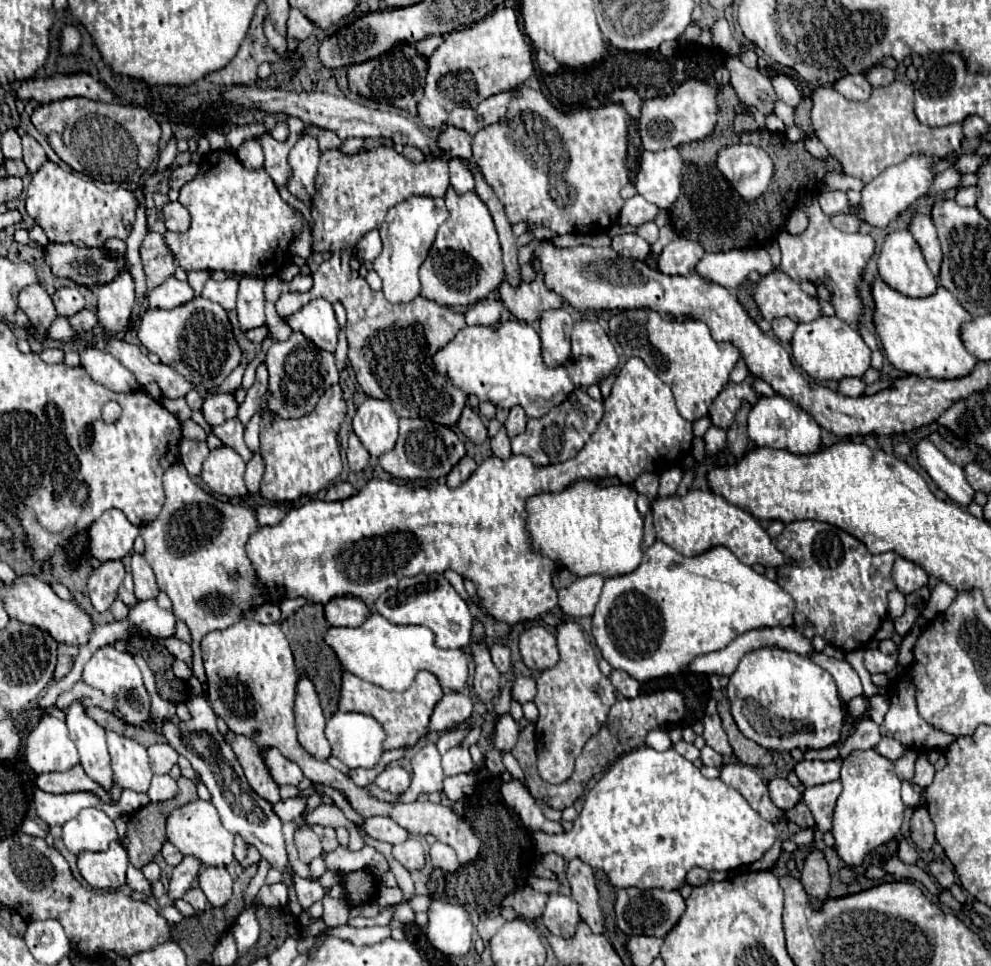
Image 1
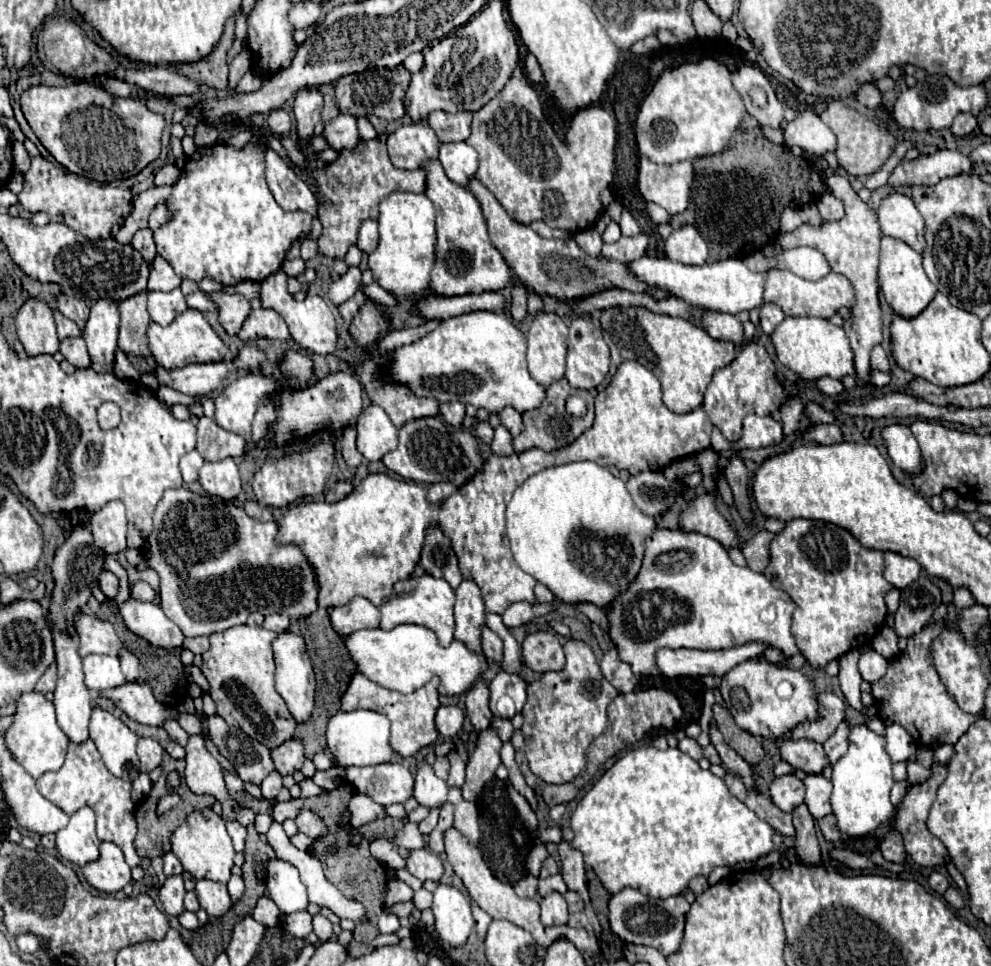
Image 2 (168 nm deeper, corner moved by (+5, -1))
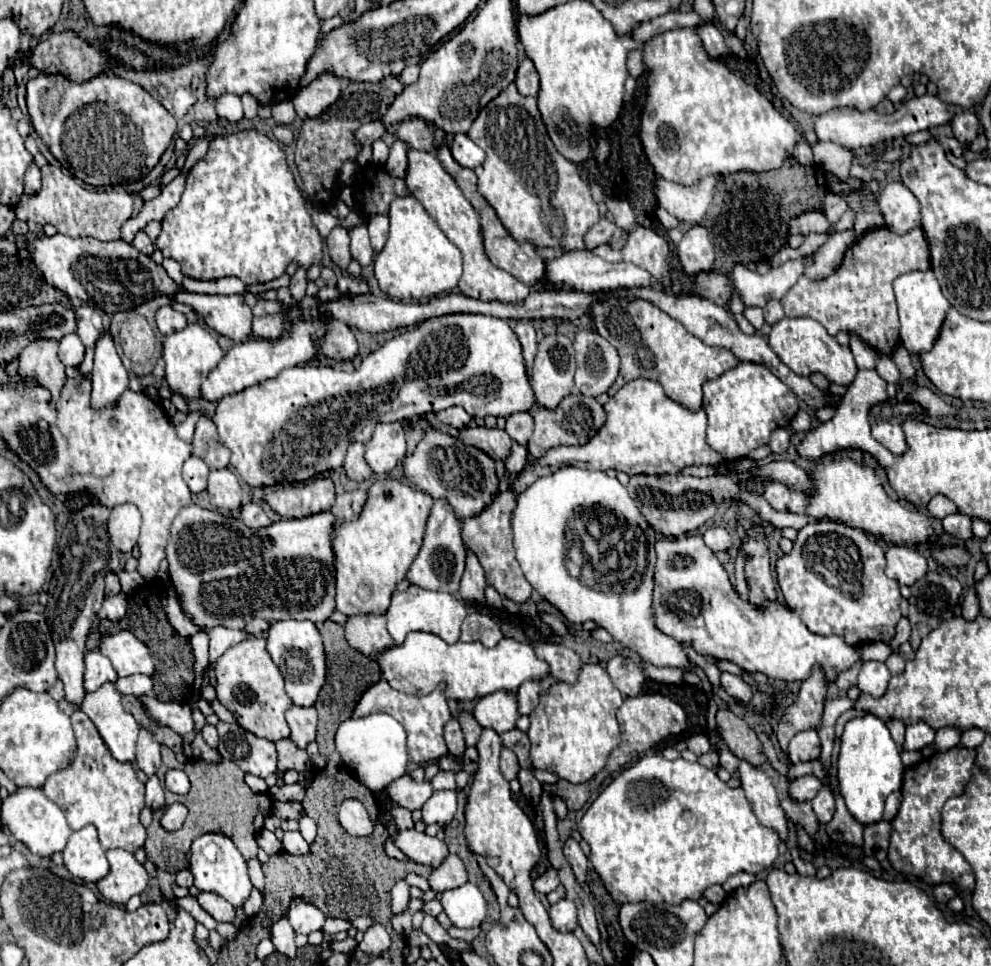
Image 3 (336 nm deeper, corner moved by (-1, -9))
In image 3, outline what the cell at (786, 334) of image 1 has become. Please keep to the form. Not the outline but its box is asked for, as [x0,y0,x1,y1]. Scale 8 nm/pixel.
[764,300,784,324]

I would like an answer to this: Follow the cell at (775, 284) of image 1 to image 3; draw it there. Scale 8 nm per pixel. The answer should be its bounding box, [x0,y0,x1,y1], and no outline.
[780,228,930,356]

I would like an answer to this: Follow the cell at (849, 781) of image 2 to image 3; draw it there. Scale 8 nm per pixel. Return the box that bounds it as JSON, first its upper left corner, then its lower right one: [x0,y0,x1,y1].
[838,714,904,824]

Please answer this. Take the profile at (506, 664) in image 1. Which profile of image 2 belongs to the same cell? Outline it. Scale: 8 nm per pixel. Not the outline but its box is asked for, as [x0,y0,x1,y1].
[482,628,504,664]

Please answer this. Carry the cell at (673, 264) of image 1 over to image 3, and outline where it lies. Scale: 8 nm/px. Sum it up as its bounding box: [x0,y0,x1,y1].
[678,226,714,274]

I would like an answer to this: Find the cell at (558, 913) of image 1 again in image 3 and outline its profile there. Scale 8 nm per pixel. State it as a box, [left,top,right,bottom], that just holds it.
[550,898,578,932]

